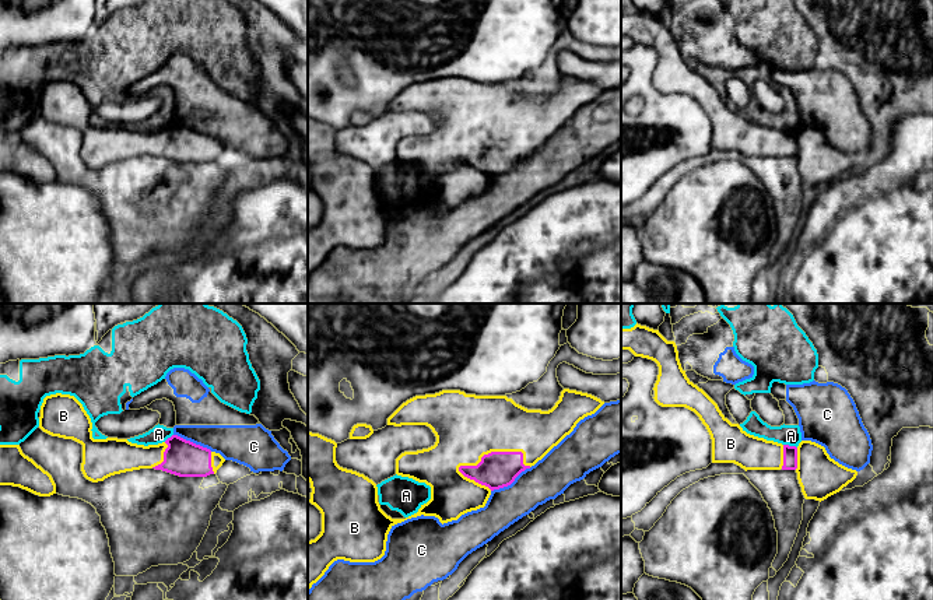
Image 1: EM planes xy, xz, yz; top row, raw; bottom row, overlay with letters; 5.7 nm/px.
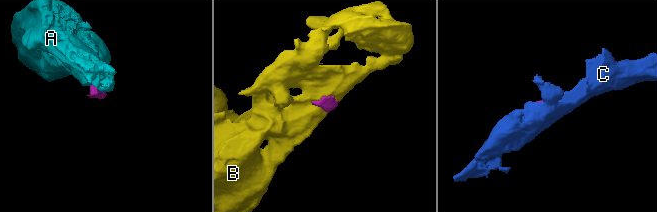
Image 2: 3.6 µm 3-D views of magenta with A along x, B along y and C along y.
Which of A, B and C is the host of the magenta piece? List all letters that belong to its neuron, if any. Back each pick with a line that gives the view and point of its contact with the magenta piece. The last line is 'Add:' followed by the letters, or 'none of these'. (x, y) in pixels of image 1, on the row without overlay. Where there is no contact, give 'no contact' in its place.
B: xz (497, 139)
Add: B

